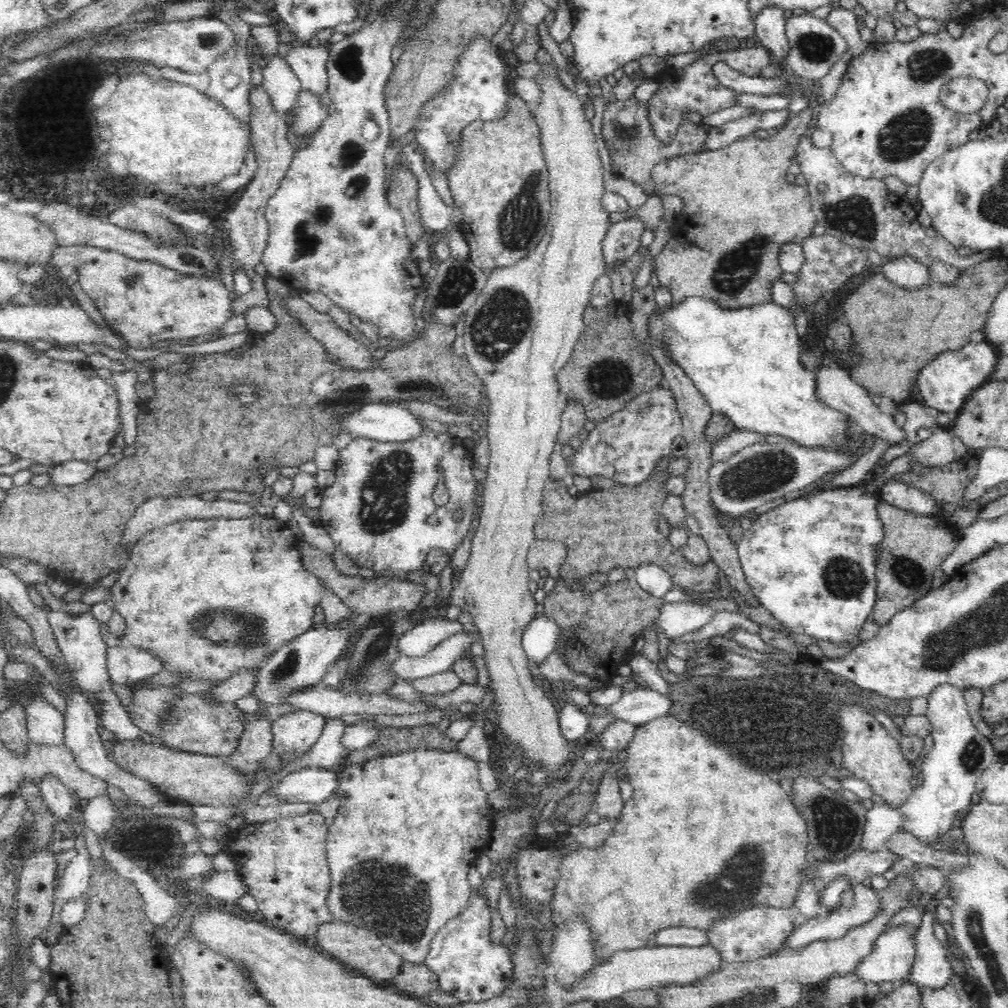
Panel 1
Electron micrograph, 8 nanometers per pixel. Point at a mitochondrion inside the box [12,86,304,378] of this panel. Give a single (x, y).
(130, 278)

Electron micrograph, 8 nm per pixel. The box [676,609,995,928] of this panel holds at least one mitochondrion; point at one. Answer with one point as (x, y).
(773, 746)

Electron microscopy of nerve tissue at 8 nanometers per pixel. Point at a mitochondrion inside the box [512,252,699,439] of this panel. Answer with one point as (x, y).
(608, 380)

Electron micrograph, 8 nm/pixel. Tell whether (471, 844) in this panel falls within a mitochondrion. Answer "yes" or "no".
no

